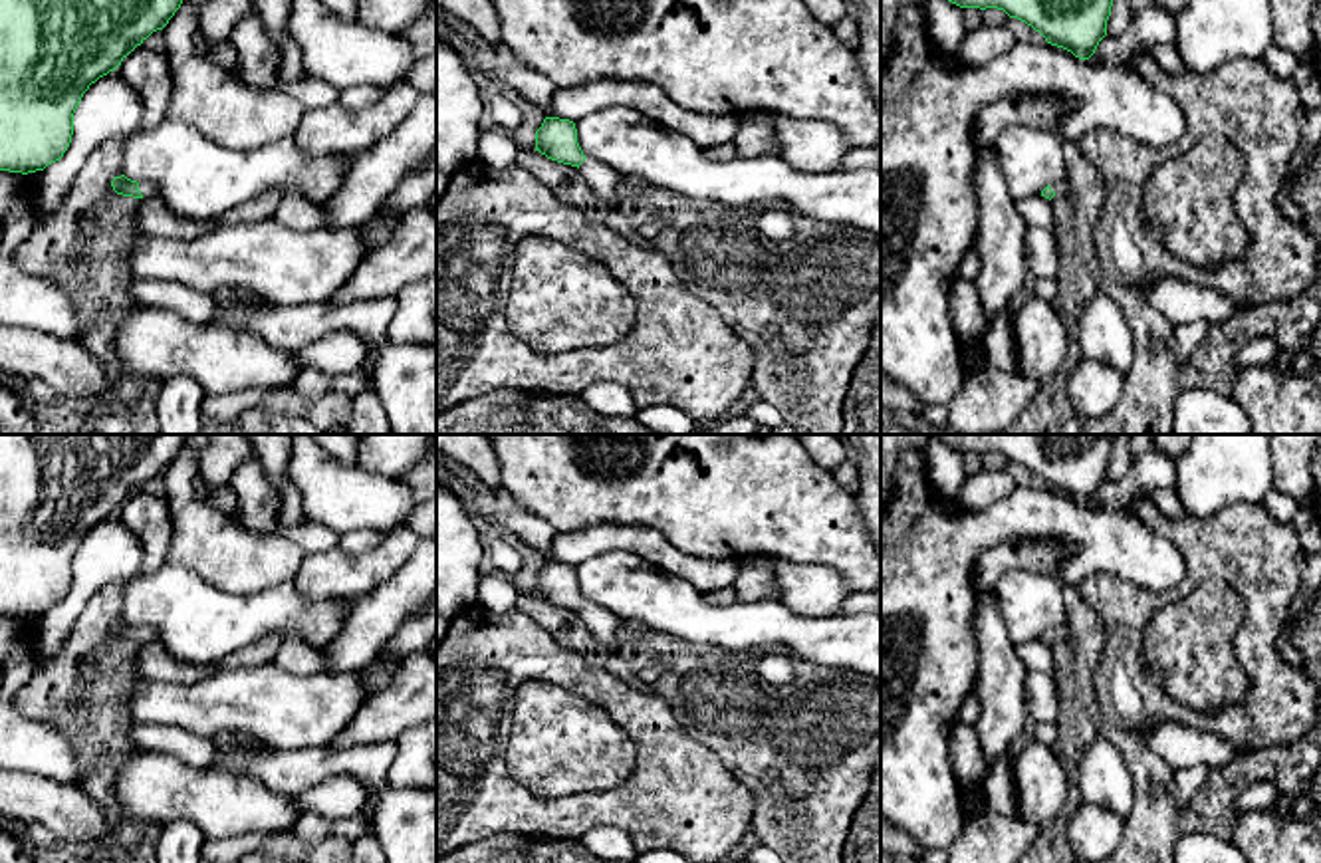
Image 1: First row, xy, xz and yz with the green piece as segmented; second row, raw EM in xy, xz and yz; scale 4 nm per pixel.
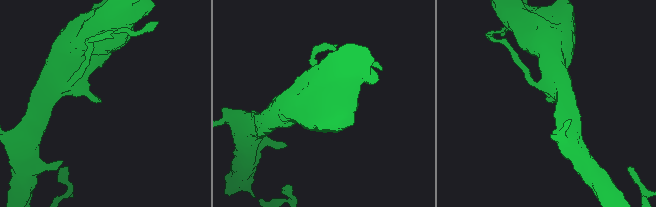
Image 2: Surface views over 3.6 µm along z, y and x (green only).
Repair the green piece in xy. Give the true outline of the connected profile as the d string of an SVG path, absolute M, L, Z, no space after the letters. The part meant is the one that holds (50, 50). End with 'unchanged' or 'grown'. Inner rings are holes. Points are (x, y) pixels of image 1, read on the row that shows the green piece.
M0 0L0 171L36 173L60 161L73 135L73 113L99 77L153 32L182 0Z | unchanged

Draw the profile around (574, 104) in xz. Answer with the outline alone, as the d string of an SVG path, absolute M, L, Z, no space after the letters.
M593 81L571 89L557 89L551 97L551 115L579 121L609 107L631 107L645 117L670 127L698 147L710 149L732 143L740 131L738 115L708 115L672 103L666 93L651 83Z

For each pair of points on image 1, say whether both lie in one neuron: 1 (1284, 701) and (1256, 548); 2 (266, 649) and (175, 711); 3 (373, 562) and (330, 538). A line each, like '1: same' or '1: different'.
1: same
2: different
3: different

